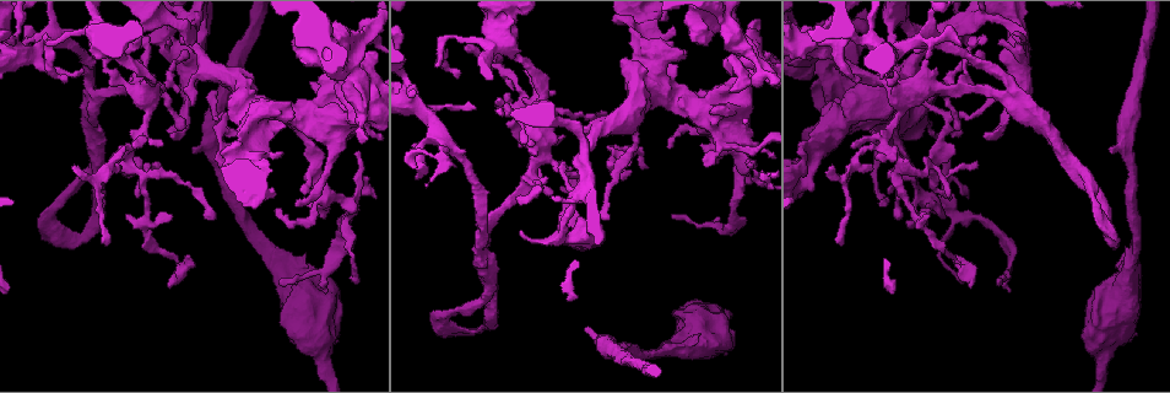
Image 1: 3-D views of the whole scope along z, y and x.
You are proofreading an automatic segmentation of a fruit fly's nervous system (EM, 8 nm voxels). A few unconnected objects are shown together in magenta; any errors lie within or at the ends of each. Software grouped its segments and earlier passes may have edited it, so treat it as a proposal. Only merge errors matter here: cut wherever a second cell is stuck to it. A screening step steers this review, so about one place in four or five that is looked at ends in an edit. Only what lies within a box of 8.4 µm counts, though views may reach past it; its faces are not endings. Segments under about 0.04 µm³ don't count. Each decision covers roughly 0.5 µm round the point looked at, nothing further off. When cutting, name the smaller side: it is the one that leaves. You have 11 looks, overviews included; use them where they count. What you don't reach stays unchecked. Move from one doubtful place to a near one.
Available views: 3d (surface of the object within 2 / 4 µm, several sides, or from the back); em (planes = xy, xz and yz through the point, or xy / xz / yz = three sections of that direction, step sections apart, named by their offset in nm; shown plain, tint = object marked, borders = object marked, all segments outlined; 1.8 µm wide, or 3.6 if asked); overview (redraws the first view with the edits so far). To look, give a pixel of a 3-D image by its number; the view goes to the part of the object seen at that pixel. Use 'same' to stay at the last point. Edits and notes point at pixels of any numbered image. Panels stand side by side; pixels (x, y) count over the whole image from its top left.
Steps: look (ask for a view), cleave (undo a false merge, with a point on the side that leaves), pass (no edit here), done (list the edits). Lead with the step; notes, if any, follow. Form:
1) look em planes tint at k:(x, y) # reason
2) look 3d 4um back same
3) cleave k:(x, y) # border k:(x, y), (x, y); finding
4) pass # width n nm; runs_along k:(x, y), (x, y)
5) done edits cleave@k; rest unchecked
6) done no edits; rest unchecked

look 3d 4um back at 1:(661, 89)

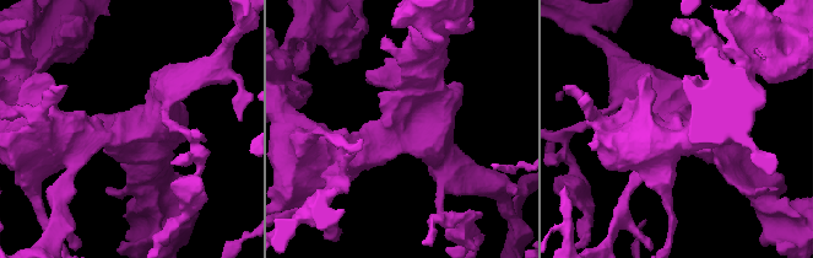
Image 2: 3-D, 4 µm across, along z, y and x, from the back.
look em xz step 8 tint at 2:(404, 127) # shape alone is not enough

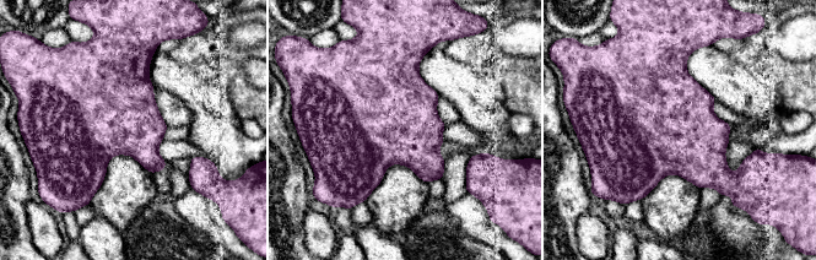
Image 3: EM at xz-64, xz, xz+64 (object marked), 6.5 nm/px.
look em planes tint same # cut it another way

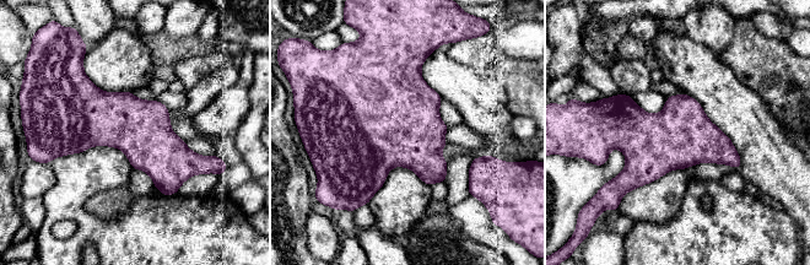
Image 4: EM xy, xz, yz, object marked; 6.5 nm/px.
pass # all the same cell

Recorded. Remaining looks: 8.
look em yz step 8 tint at 1:(613, 168) # sharp bend

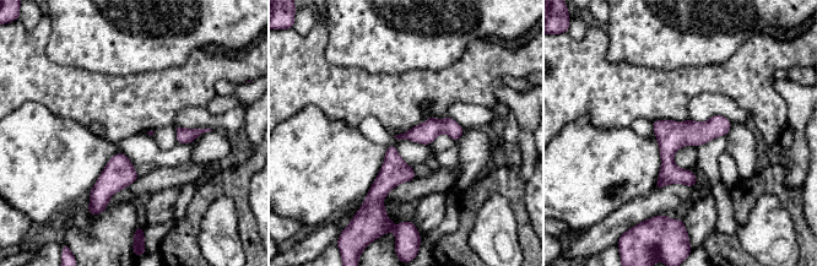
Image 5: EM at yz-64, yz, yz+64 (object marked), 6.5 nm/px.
look em planes tint same

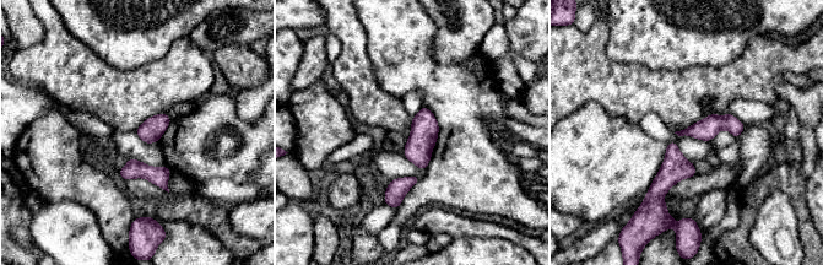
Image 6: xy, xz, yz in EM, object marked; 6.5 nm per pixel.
pass # continuous, no second cell

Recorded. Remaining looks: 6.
look 3d 2um back at 1:(99, 97) # three-way junction

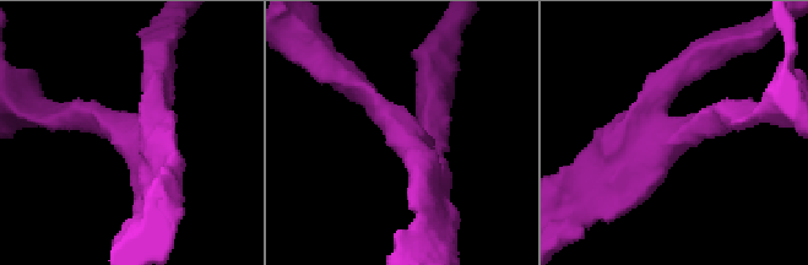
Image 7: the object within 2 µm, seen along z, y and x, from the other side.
look em planes tint at 7:(411, 136) # arms 3; arm_widths 190, 220, 220 nm; need the tissue

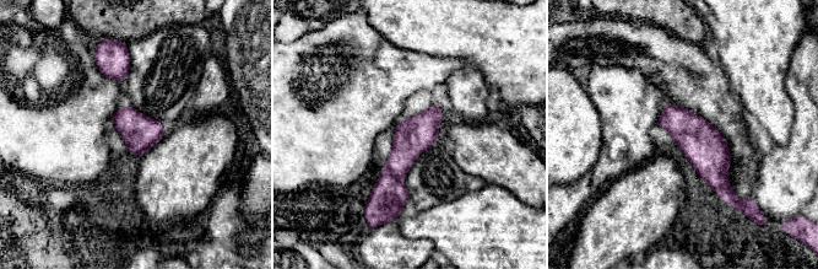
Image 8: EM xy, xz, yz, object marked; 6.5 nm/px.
pass # runs_along 8:(434, 107), (396, 167), (396, 205); one cell here

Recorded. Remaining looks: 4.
look 3d 2um at 1:(872, 33) # calibre changes

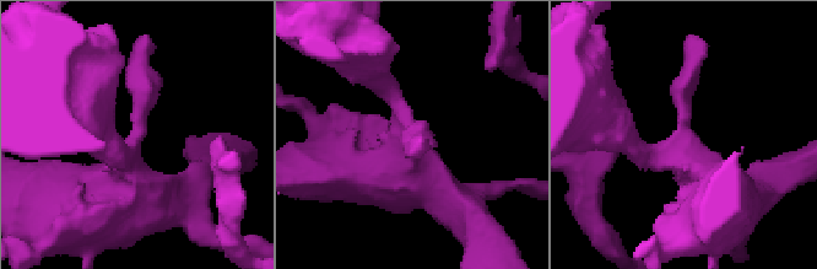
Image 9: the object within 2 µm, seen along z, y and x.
look em xy step 4 tint at 9:(416, 131)

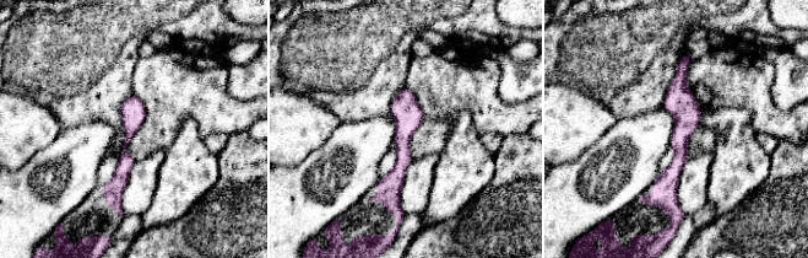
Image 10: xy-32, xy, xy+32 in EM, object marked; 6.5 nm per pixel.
look em planes tint same

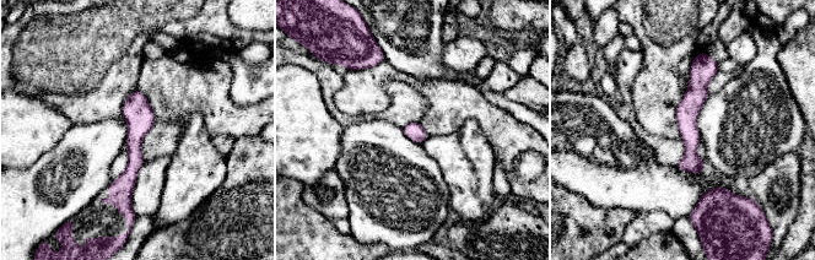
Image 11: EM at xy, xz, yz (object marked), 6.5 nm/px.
pass # width 110 nm; runs_along 11:(701, 58), (690, 106), (692, 169); continuous, no second cell

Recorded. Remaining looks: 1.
look em planes tint at 1:(810, 45) # calibre changes

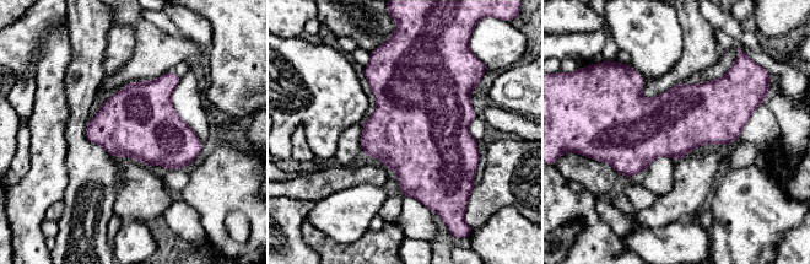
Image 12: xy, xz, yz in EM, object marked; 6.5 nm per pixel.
pass # continuous, no second cell

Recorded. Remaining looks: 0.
done no edits; rest unchecked

